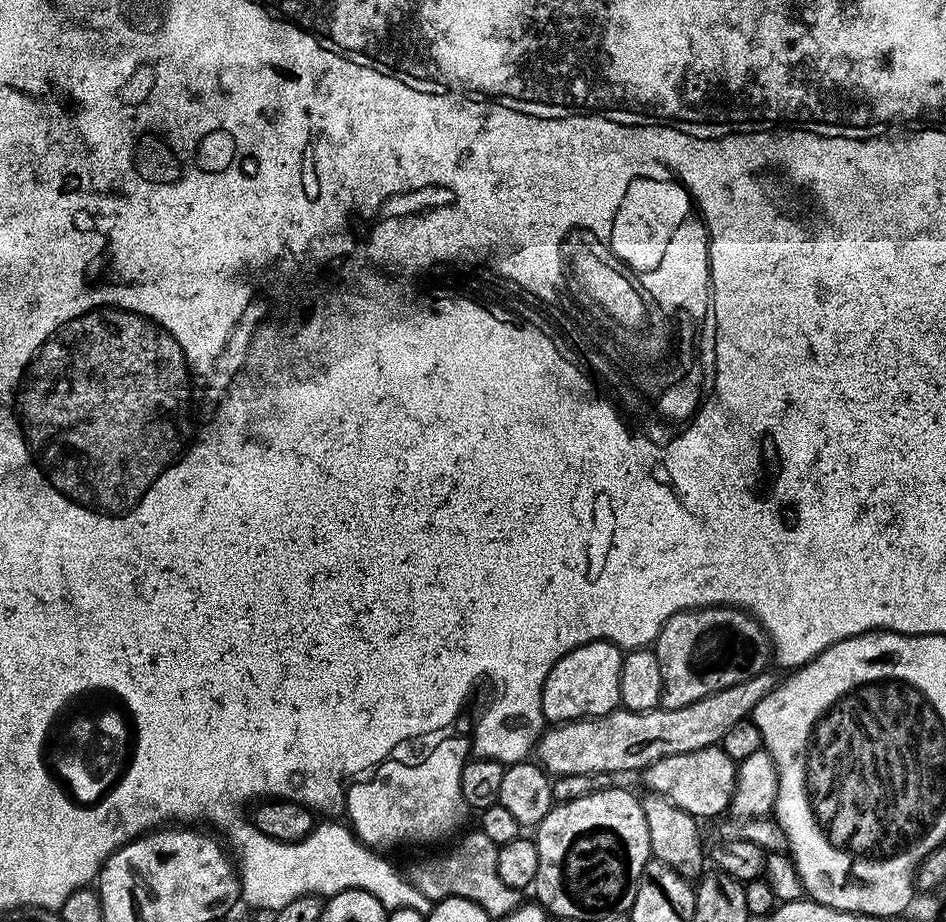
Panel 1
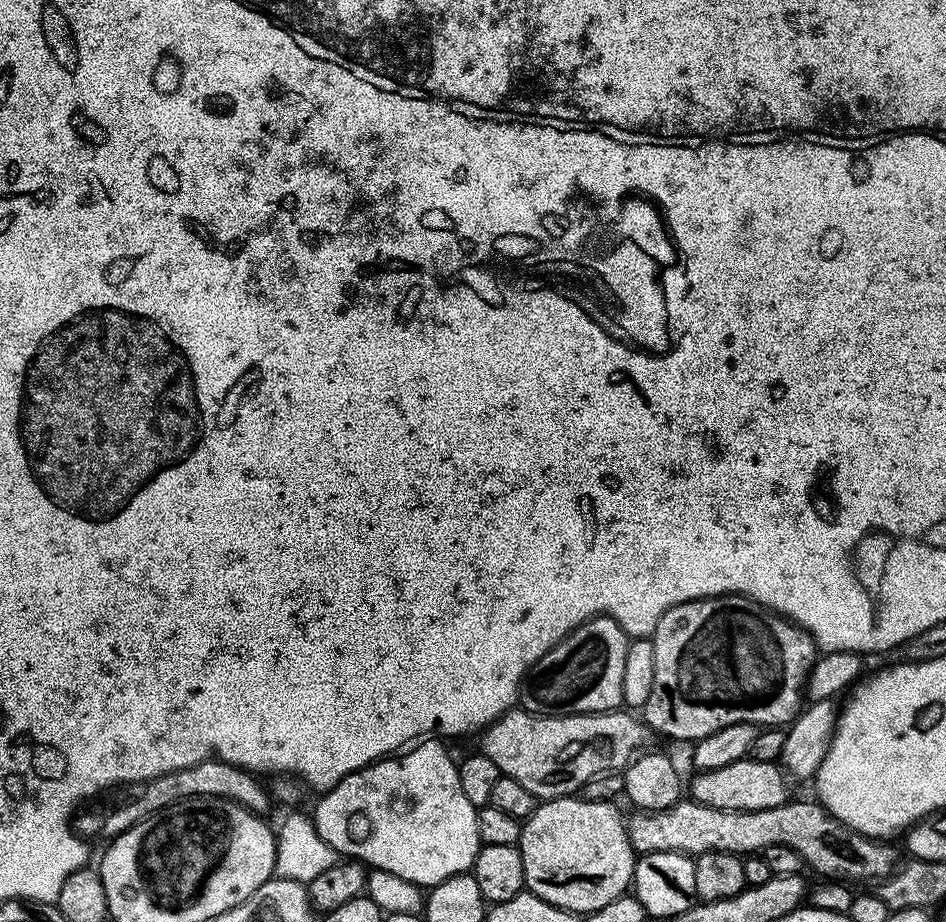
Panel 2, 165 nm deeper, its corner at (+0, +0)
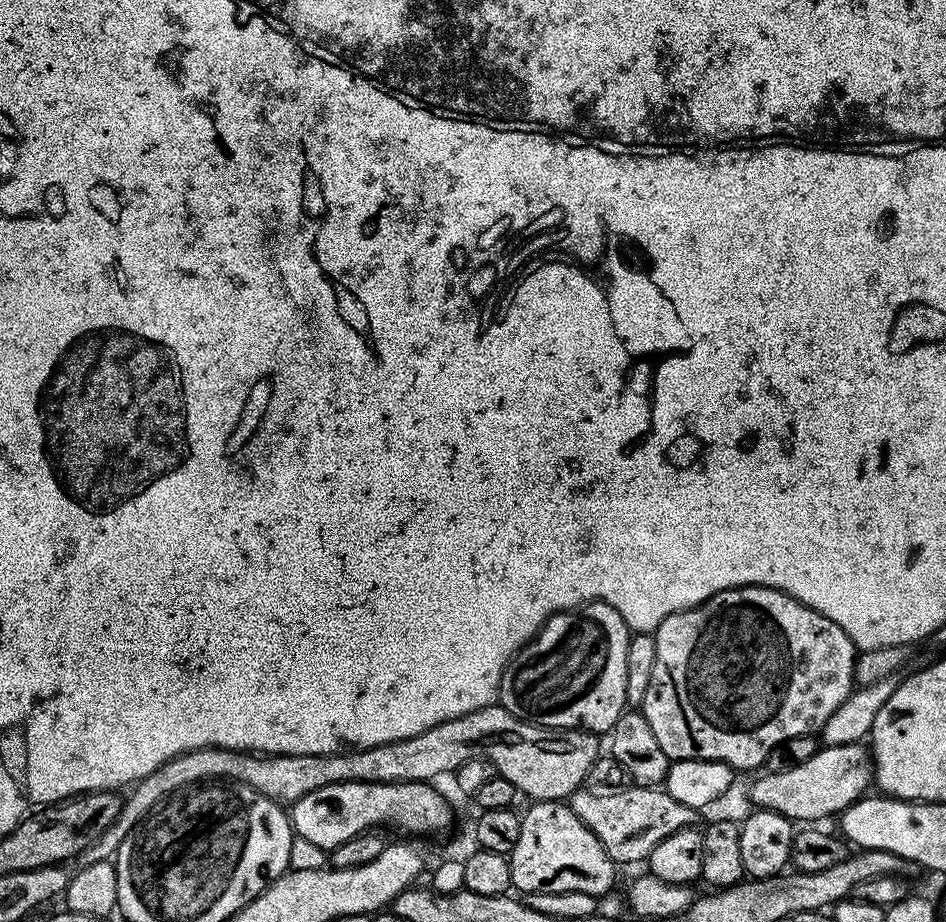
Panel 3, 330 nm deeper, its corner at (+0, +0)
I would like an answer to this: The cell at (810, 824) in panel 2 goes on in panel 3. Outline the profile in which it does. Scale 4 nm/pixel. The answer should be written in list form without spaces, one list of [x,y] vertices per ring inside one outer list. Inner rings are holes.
[[[581,786],[567,797],[566,803],[574,814],[602,842],[606,854],[617,865],[636,864],[647,861],[648,855],[662,842],[683,828],[697,823],[697,809],[682,806],[682,802],[670,798],[663,787],[658,788],[619,788],[617,792],[595,792],[592,788]]]

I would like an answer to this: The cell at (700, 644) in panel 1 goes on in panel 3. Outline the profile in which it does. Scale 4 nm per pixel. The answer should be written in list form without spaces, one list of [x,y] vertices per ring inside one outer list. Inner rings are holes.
[[[745,586],[743,588],[728,588],[724,592],[714,594],[710,599],[696,608],[691,608],[678,614],[670,614],[655,630],[656,653],[654,654],[654,674],[650,674],[650,686],[646,686],[646,698],[642,711],[646,722],[650,722],[650,730],[654,730],[654,738],[658,738],[658,746],[666,750],[669,761],[673,760],[709,760],[729,764],[733,770],[740,768],[748,772],[751,768],[763,769],[768,762],[770,750],[774,750],[782,742],[790,738],[816,734],[823,729],[824,724],[846,702],[846,698],[854,690],[856,684],[856,644],[842,630],[842,626],[830,622],[813,608],[808,608],[794,597],[779,592],[776,588],[761,588]]]

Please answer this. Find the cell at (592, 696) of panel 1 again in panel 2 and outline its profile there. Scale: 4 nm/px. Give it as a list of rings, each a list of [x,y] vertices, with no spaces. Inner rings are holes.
[[[594,616],[558,642],[524,676],[518,704],[535,716],[574,716],[582,712],[610,712],[624,704],[622,670],[630,637],[609,616]]]

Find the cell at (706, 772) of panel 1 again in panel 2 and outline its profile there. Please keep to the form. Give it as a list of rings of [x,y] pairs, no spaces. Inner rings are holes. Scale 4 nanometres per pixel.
[[[733,758],[721,768],[708,768],[697,771],[692,780],[691,799],[700,804],[714,806],[714,810],[734,810],[735,812],[753,812],[770,810],[774,806],[789,803],[789,777],[783,767],[776,762],[758,762],[751,758]]]

